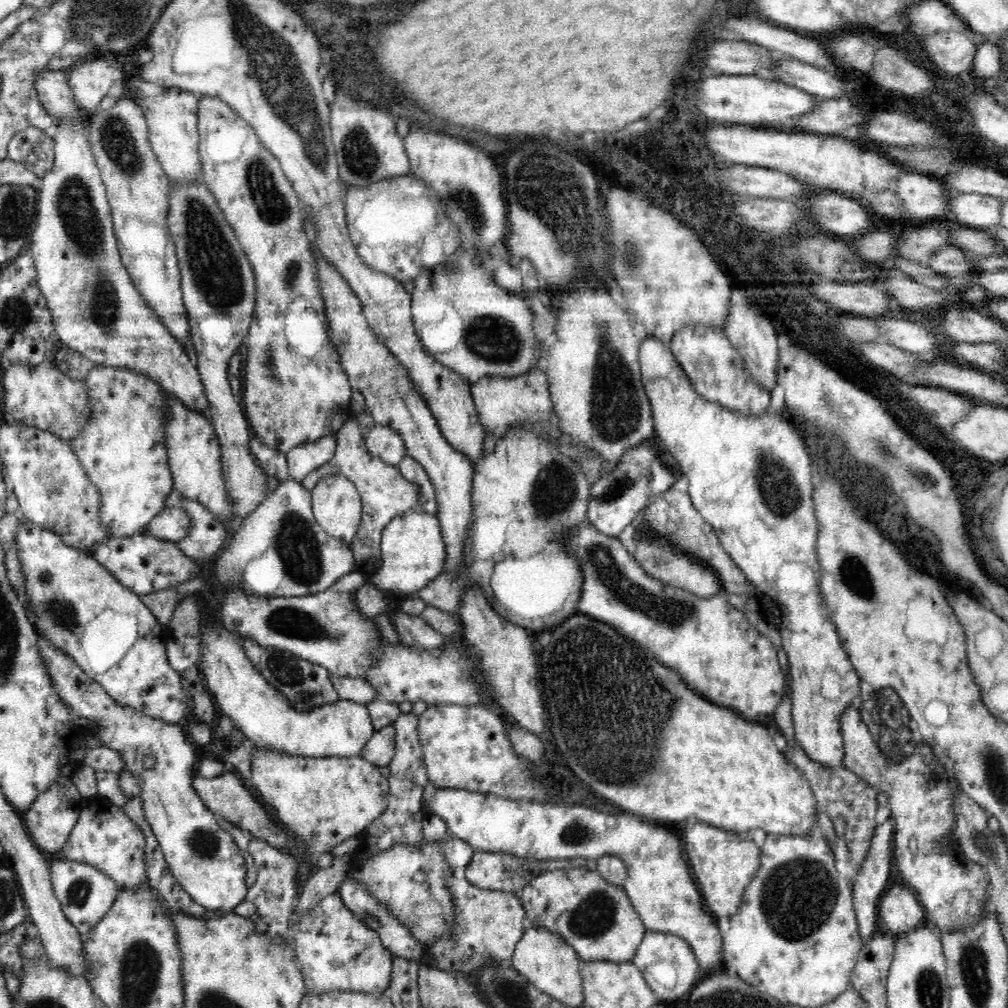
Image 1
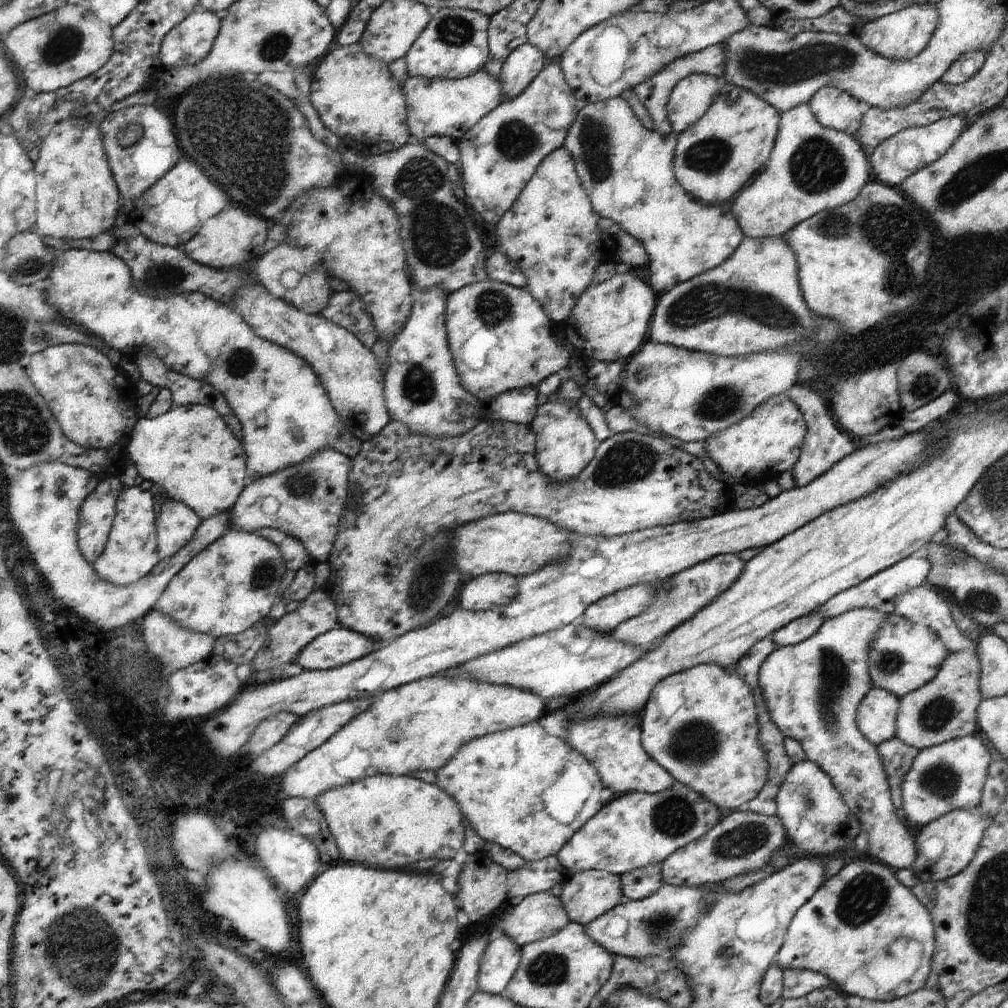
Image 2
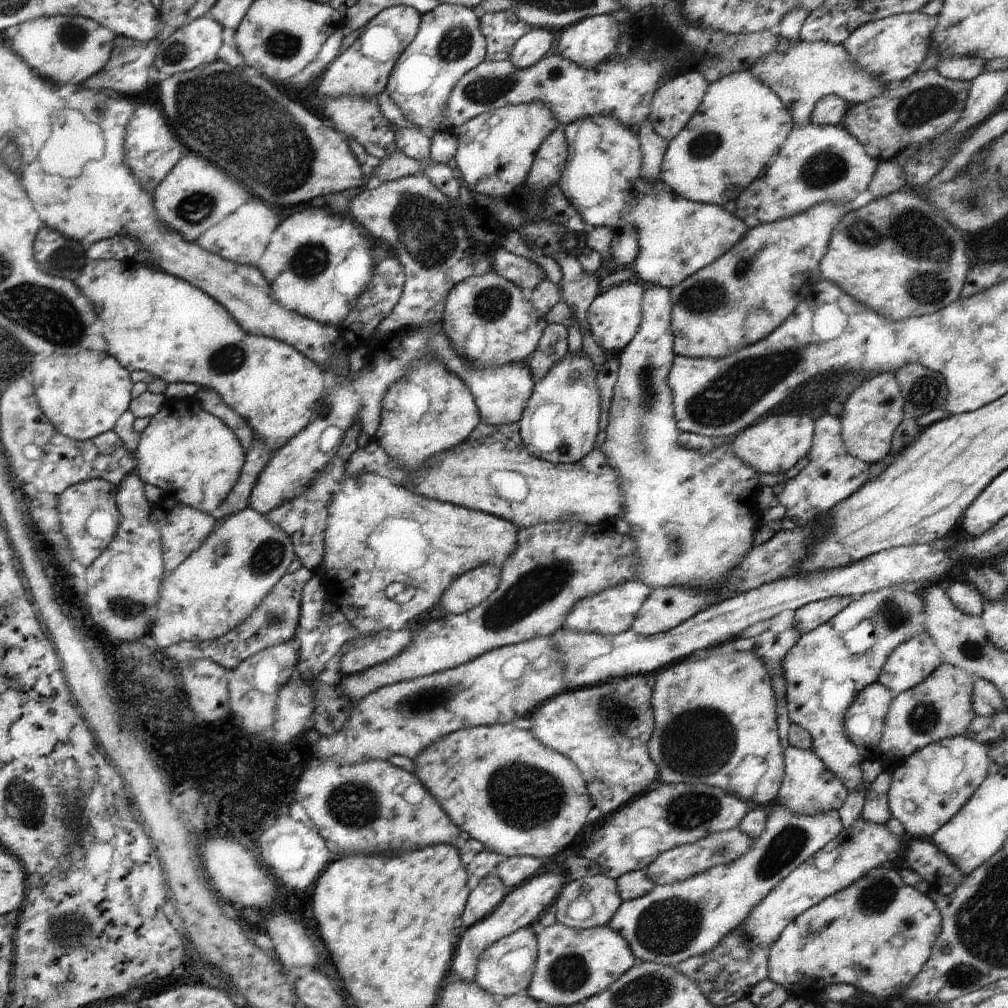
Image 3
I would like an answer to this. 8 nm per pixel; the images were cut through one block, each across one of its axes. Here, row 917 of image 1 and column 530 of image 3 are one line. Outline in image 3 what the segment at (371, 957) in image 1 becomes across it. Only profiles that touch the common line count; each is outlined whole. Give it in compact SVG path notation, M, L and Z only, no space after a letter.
M492 272L467 278L452 288L440 326L460 358L498 368L514 362L527 362L538 348L548 322L545 315L524 297L519 286Z

